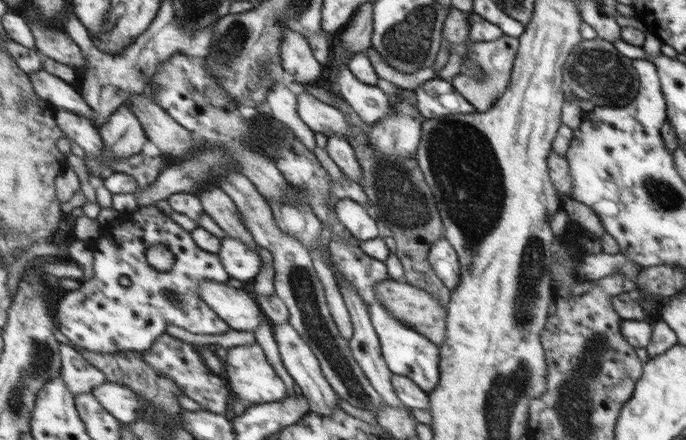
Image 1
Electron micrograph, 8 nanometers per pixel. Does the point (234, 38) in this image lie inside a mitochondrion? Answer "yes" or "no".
yes

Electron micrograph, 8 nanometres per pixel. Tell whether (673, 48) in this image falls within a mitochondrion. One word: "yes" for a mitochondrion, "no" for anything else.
no

